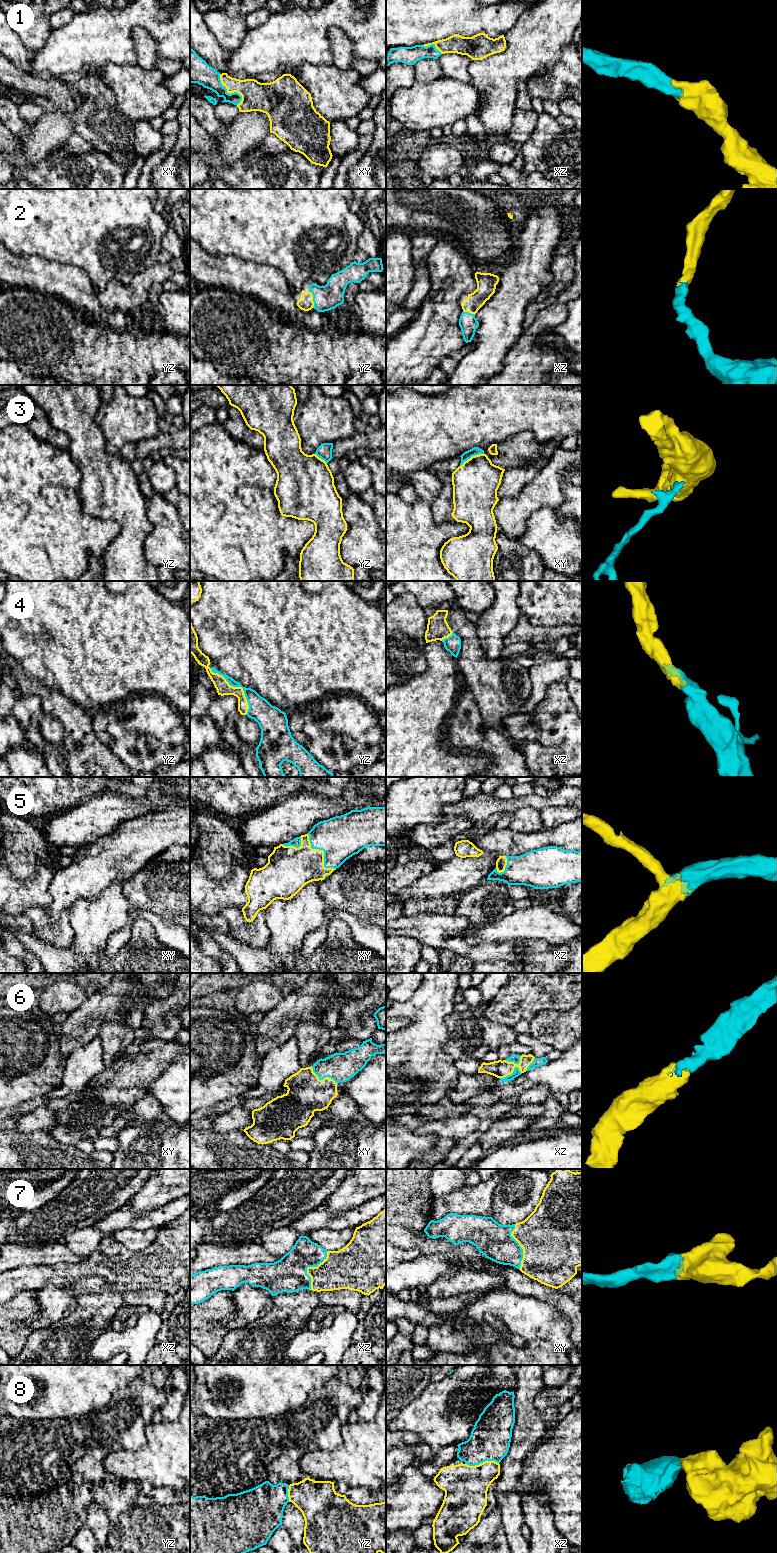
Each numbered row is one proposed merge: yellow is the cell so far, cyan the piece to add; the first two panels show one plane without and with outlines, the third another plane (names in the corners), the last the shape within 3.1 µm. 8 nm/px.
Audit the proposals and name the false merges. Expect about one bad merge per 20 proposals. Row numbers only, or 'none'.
none

